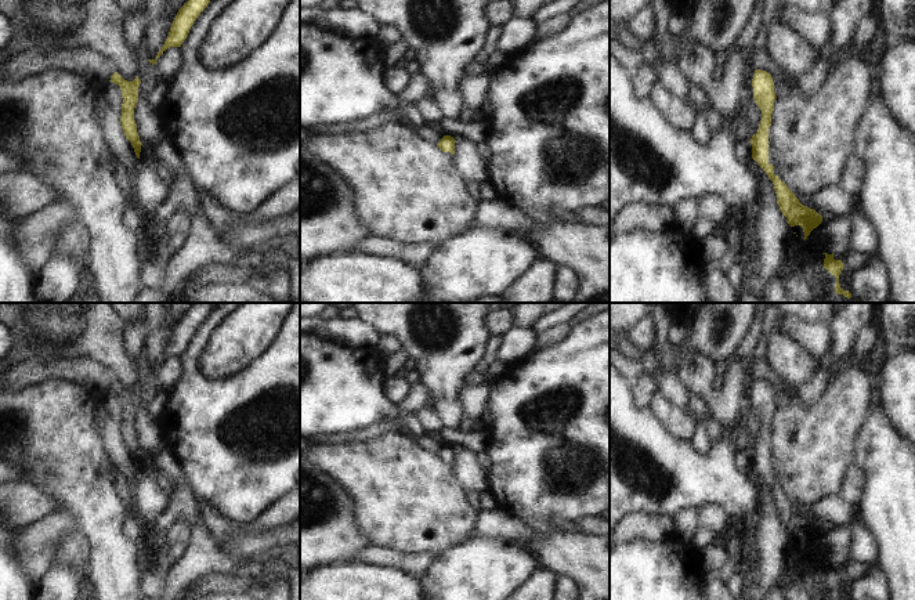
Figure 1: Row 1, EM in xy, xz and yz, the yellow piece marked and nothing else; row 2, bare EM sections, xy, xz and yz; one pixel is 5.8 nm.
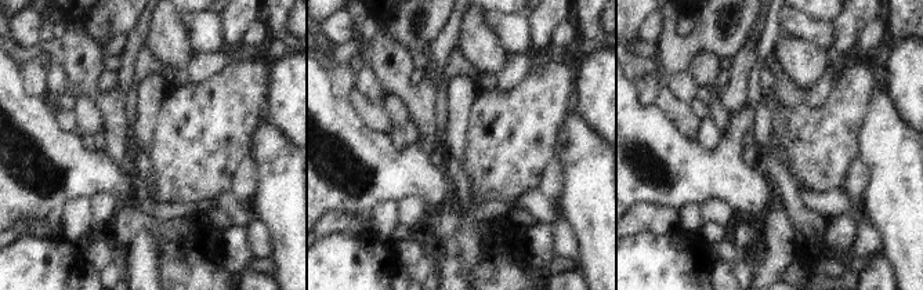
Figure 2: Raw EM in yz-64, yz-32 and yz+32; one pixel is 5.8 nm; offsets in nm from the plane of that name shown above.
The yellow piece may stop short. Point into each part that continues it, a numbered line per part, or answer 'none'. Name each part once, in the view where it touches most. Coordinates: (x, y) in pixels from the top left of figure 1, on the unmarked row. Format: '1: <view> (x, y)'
none

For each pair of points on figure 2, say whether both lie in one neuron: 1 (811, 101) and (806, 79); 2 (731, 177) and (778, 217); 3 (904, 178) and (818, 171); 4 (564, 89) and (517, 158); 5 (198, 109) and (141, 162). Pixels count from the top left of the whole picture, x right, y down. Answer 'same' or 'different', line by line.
1: different
2: different
3: different
4: same
5: different

